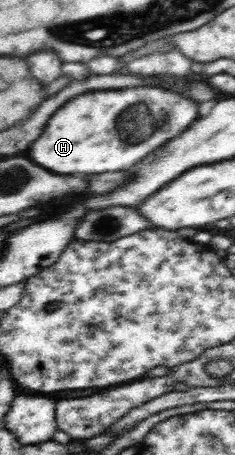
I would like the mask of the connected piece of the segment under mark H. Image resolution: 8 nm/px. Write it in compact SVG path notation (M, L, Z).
M132 86L132 88L96 90L78 94L74 100L68 100L60 110L56 110L44 128L46 132L30 146L28 156L46 170L58 174L102 174L102 172L116 172L128 170L138 160L148 156L152 150L156 152L163 145L170 142L184 132L200 117L200 104L191 98L182 96L180 92L169 91L158 86Z

